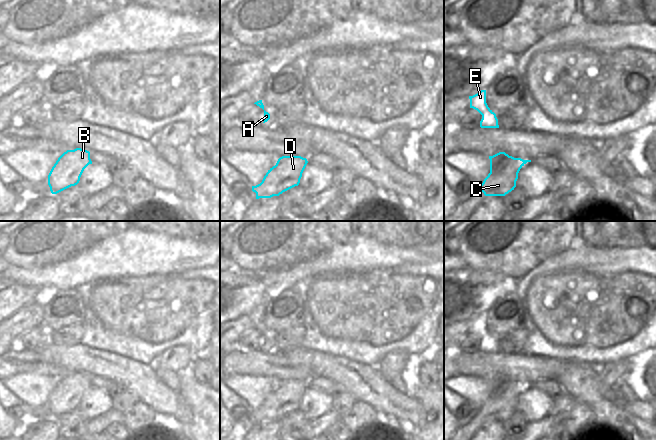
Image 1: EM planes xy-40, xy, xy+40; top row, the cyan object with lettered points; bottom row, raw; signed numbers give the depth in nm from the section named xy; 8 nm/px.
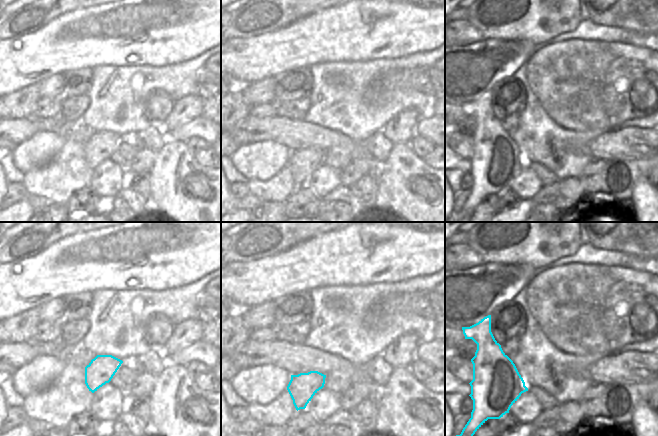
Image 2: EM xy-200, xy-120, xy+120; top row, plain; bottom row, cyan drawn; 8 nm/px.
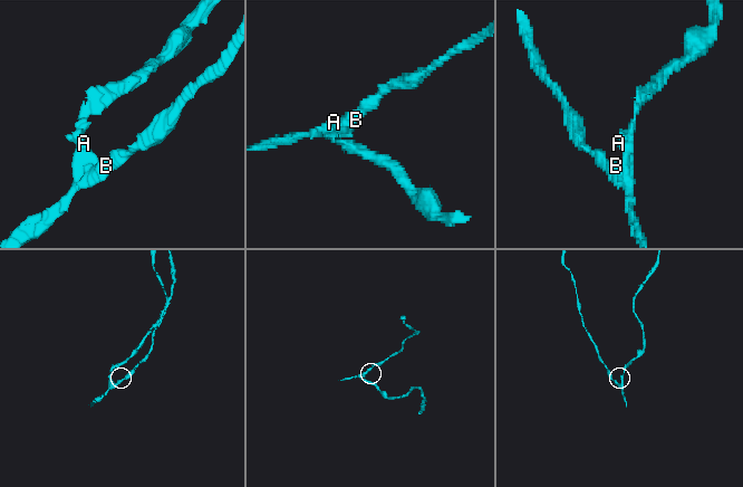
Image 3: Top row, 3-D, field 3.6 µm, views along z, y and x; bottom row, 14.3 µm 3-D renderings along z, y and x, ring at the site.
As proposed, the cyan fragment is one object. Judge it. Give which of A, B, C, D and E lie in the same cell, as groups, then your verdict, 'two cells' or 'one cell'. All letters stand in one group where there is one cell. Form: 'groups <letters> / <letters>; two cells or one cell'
groups A E / B C D; two cells

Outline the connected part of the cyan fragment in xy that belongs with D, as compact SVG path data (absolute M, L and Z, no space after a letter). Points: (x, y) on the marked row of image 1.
M282 156L275 166L270 168L263 178L263 183L252 186L256 199L279 196L283 192L298 186L307 165L301 156Z

